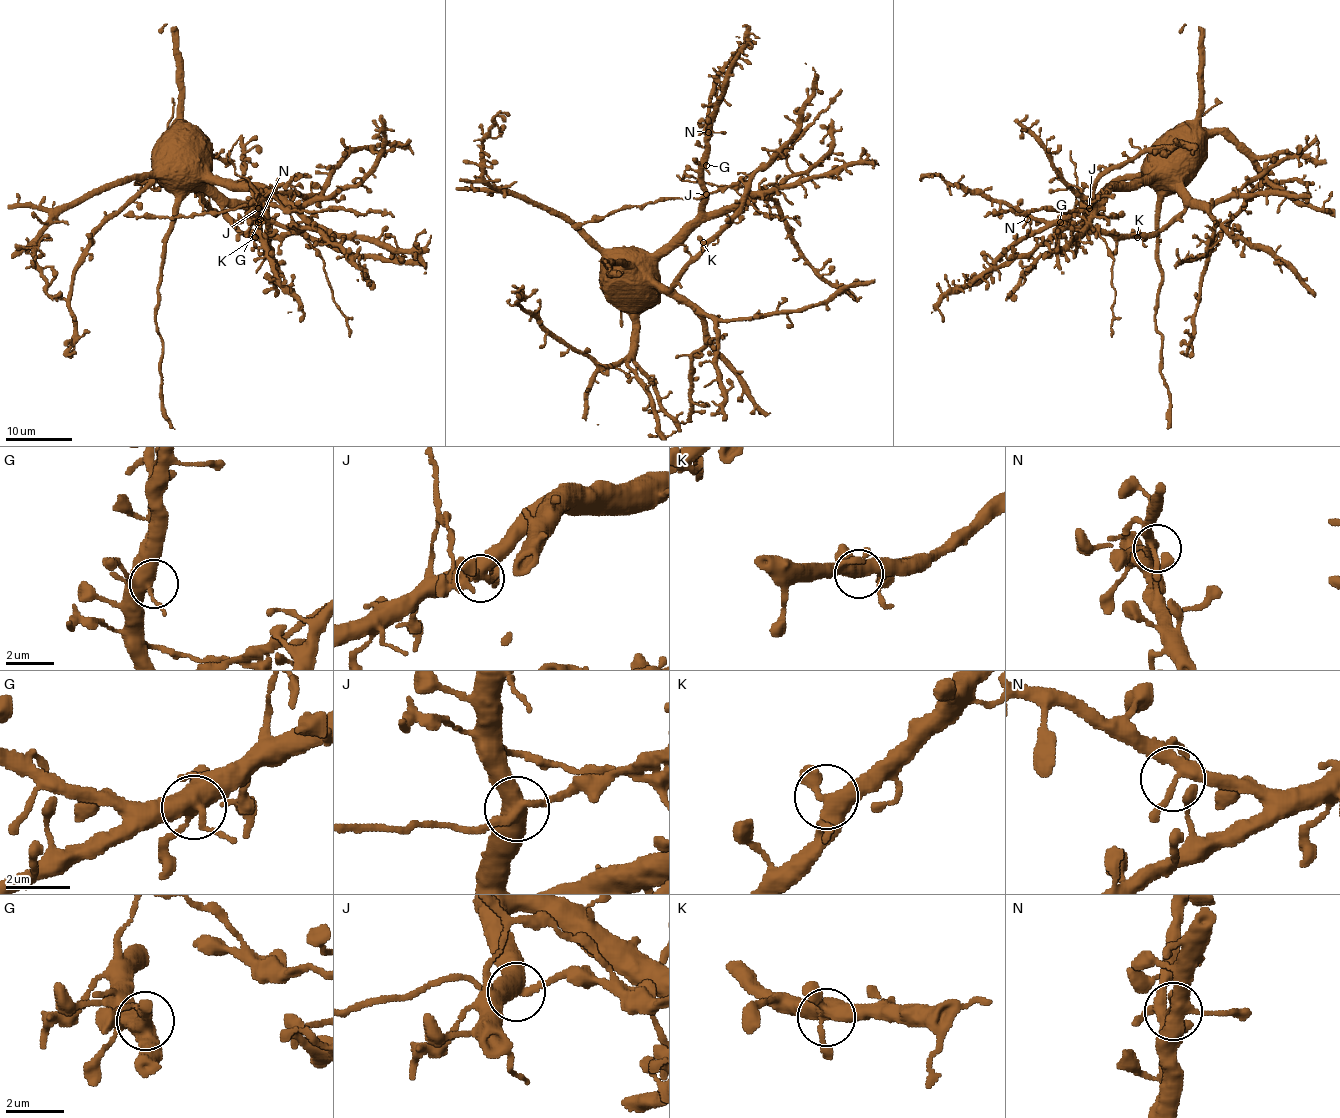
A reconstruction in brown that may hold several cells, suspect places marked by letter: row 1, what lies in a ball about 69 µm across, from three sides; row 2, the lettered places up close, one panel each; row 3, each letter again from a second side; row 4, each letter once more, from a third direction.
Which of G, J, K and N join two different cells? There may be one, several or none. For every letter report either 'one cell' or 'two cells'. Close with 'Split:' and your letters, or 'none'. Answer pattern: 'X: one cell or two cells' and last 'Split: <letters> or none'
G: one cell
J: two cells
K: one cell
N: one cell
Split: J

